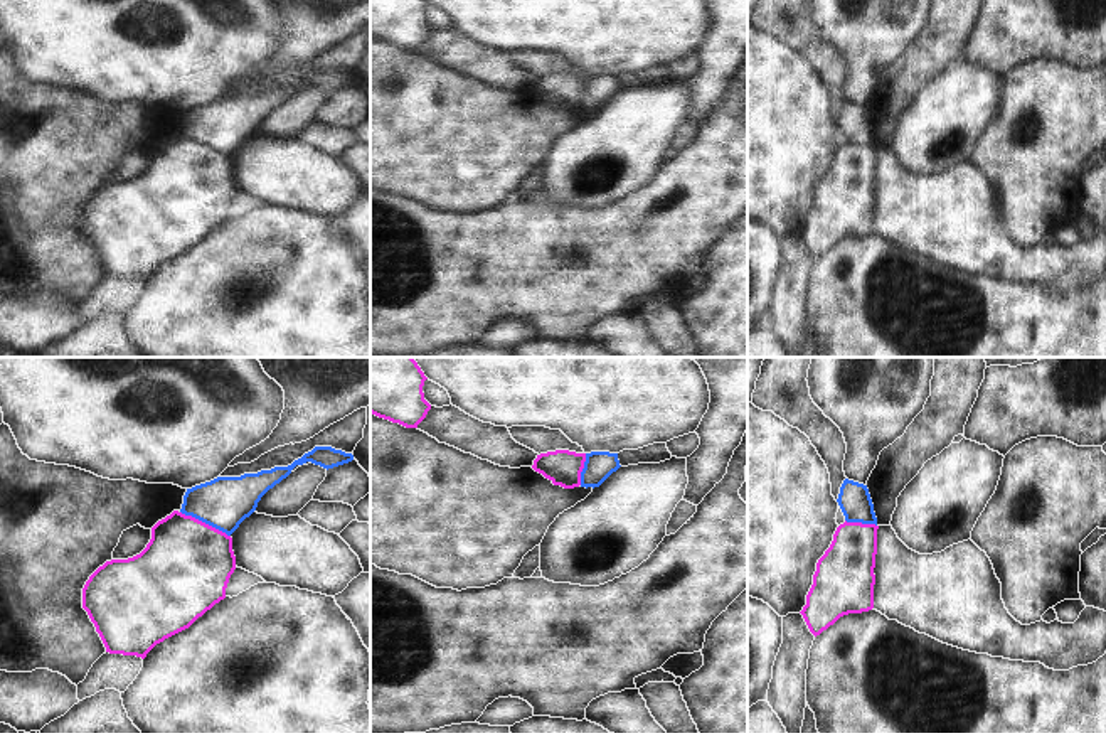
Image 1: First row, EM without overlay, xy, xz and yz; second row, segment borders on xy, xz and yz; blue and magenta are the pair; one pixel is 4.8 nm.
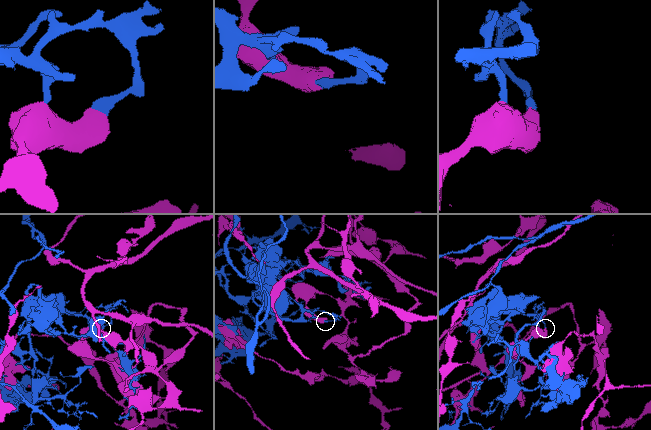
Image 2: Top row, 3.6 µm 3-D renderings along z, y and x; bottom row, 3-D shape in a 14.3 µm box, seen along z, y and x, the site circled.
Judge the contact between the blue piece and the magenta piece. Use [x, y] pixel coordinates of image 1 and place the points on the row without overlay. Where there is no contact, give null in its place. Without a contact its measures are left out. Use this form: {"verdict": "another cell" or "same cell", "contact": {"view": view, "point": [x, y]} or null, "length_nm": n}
{"verdict": "another cell", "contact": {"view": "xy", "point": [206, 145]}, "length_nm": 260}

